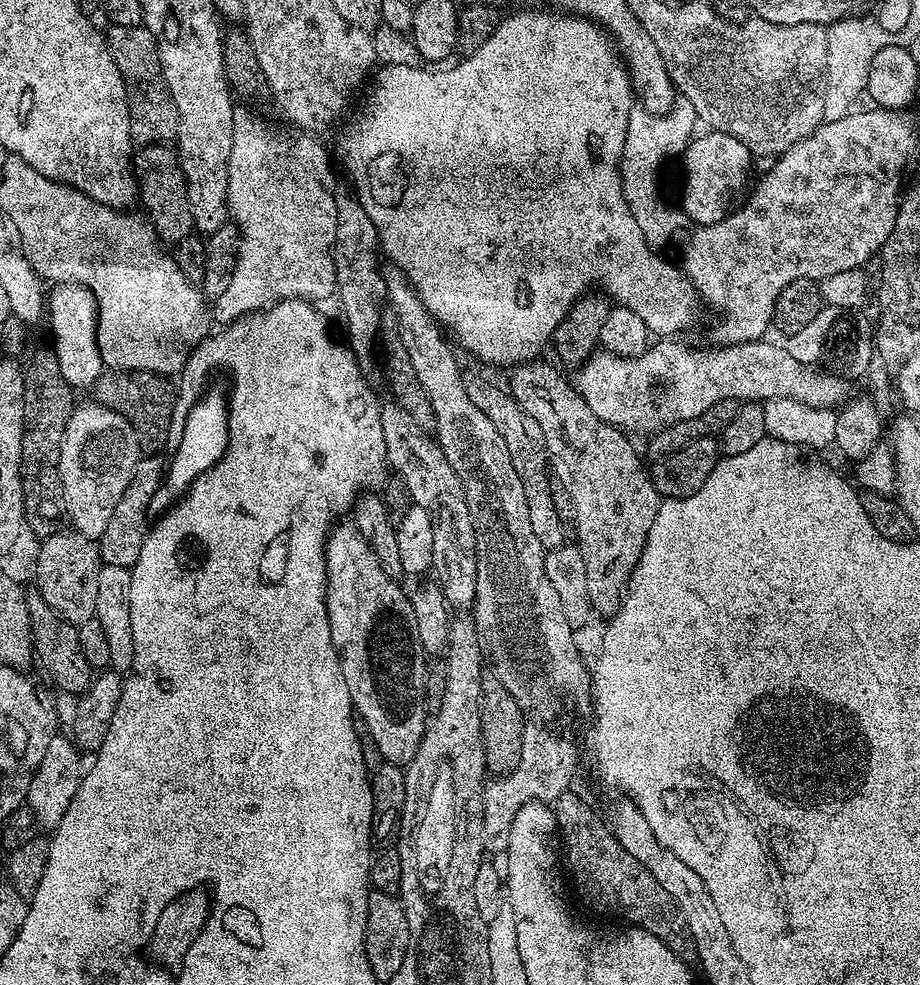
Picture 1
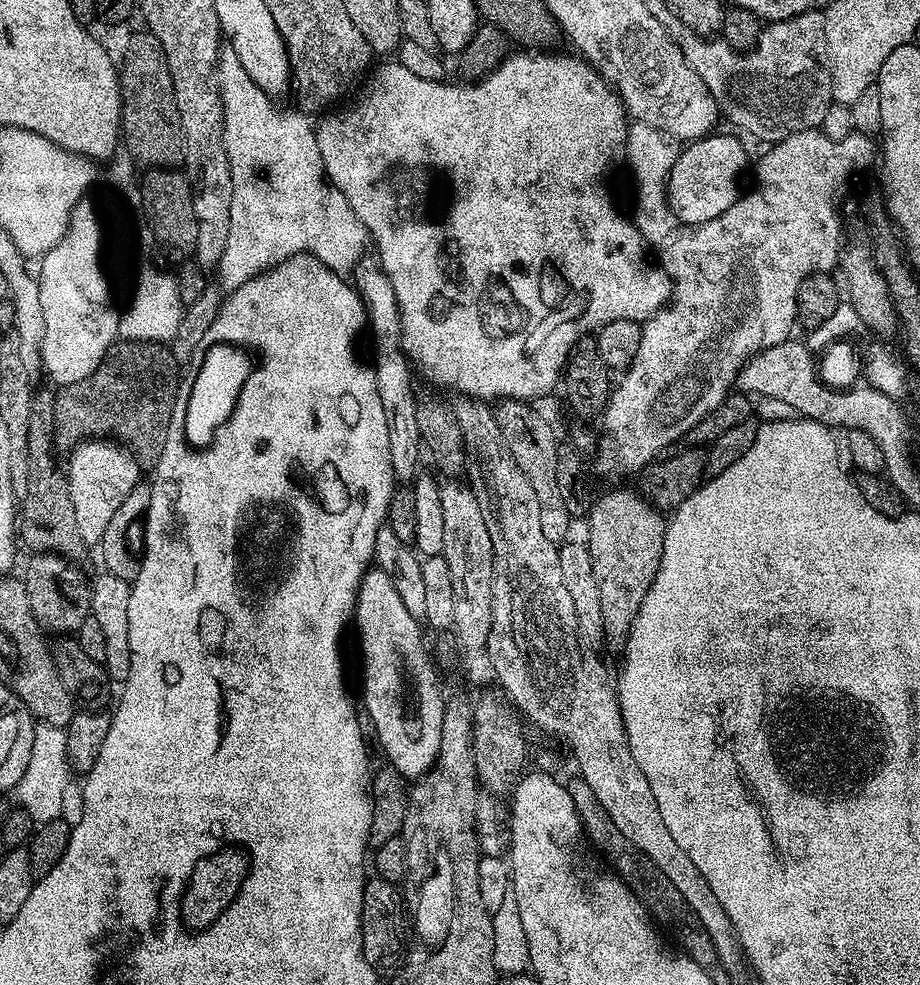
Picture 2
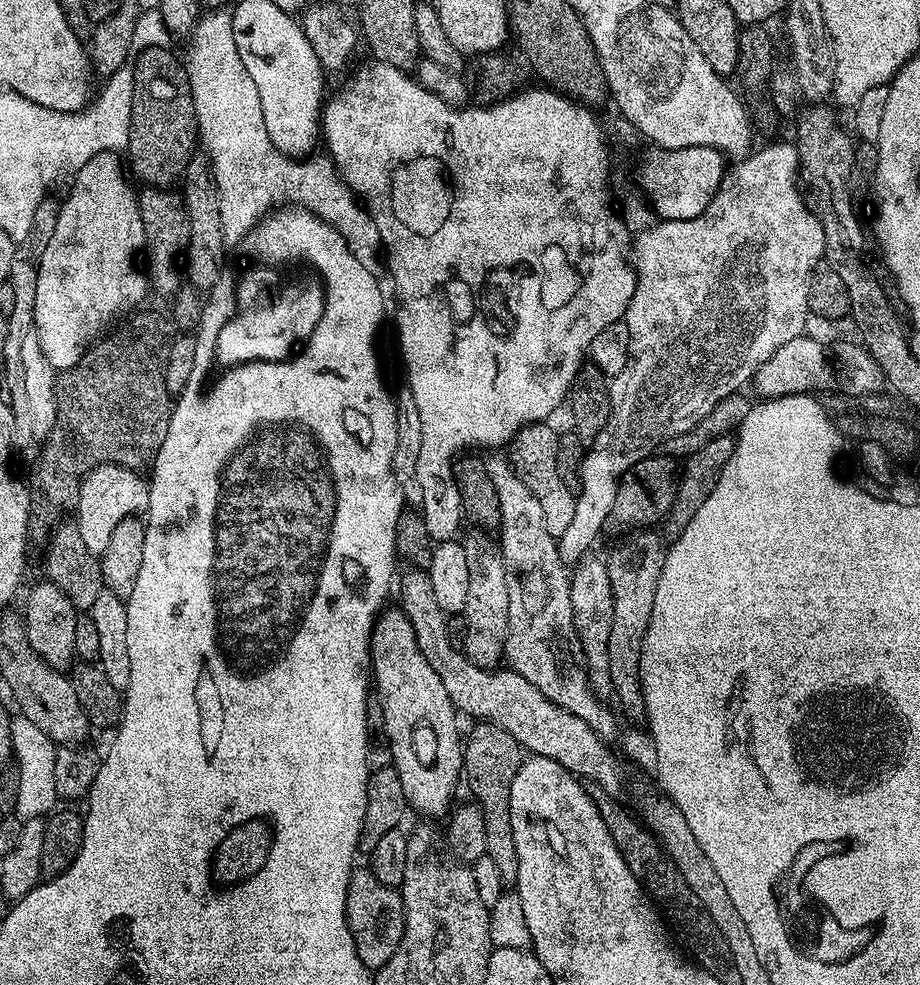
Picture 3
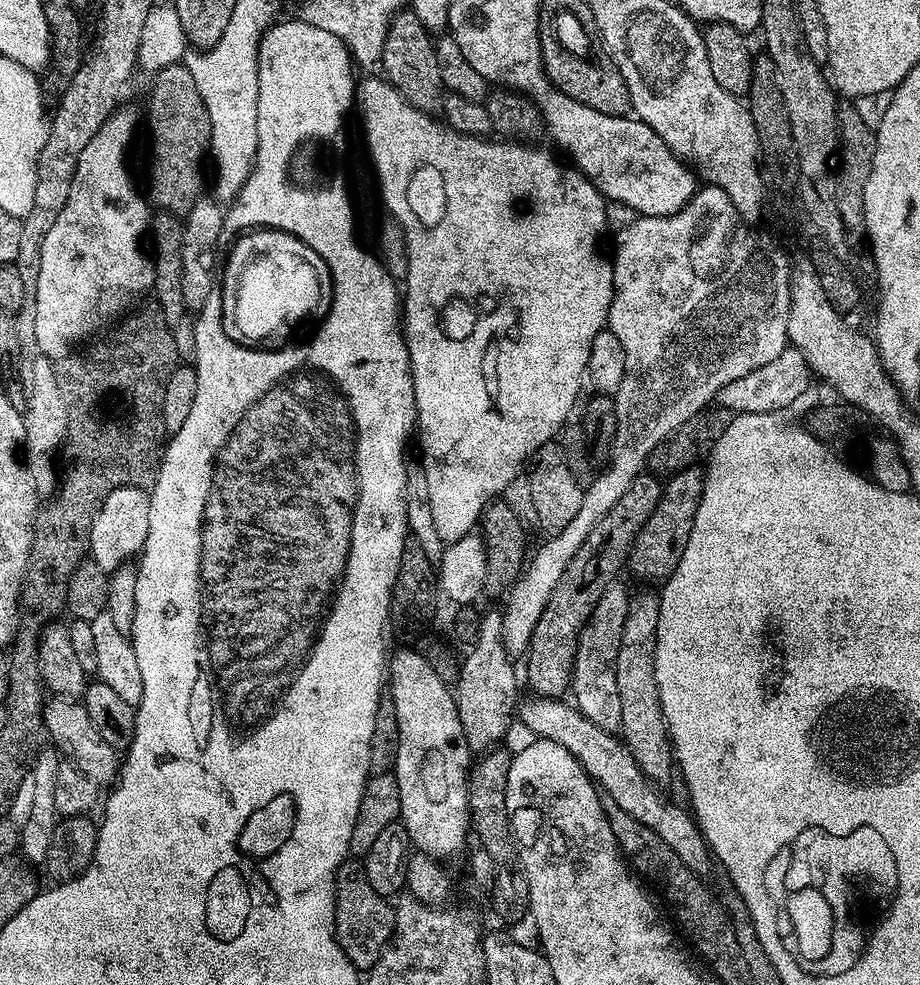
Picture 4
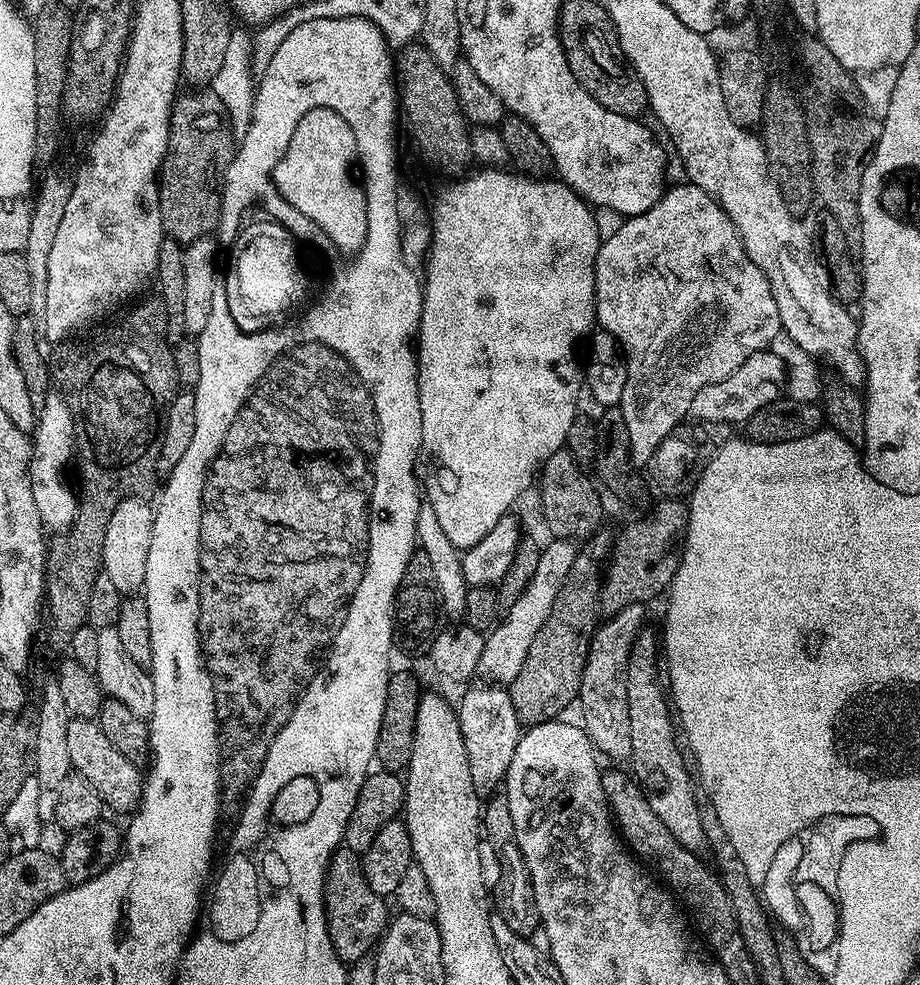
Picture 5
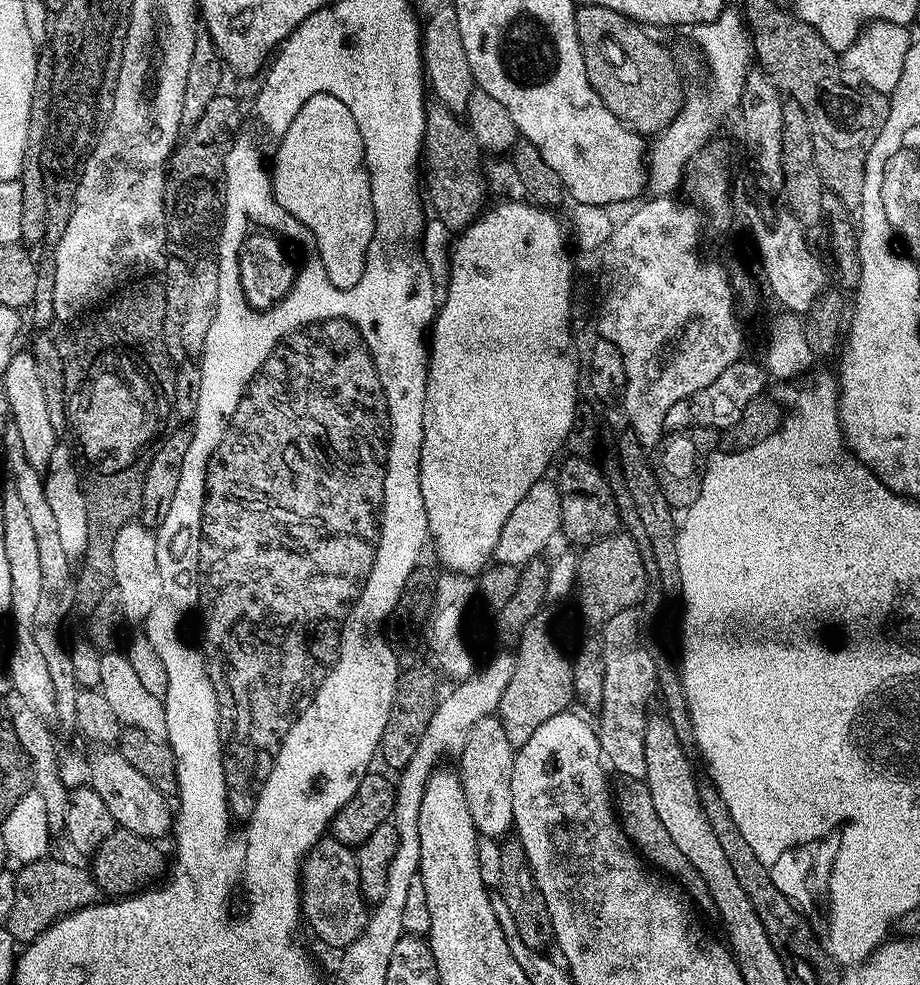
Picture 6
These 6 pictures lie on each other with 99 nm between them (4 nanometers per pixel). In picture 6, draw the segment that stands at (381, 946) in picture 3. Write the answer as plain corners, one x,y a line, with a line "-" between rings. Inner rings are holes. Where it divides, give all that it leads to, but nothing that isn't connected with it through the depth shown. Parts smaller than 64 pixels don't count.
330,834
321,836
300,862
300,915
303,923
312,927
313,934
322,943
336,948
335,950
348,948
350,942
354,942
354,938
358,938
366,930
370,904
362,894
355,851
349,845
338,842

